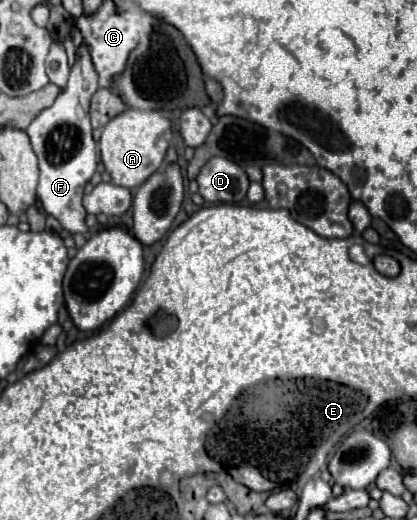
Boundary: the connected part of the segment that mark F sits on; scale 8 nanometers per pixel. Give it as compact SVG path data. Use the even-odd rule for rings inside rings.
M82 43L76 51L76 63L70 69L70 79L66 87L62 89L54 105L44 109L26 129L30 145L40 163L38 199L44 211L56 217L70 235L80 233L86 239L90 237L90 229L86 227L84 221L86 209L82 207L82 195L84 195L84 185L90 181L98 165L96 143L92 139L92 127L88 115L90 97L96 93L96 89L98 89L98 73L94 71L90 59L90 47Z

